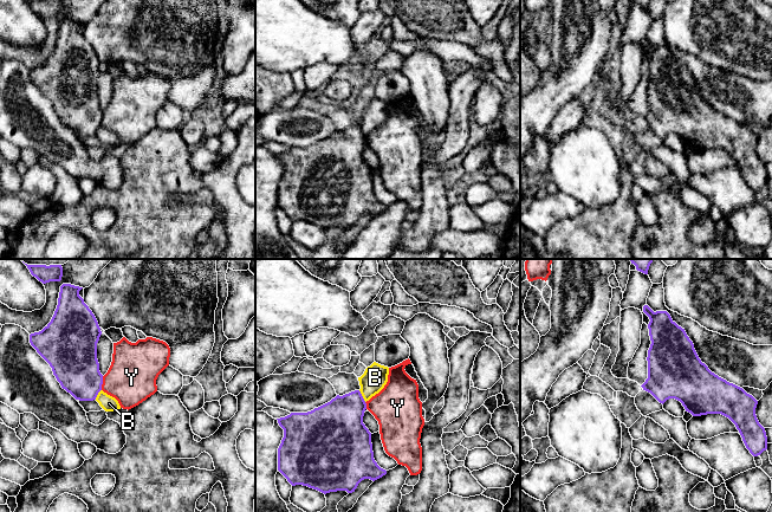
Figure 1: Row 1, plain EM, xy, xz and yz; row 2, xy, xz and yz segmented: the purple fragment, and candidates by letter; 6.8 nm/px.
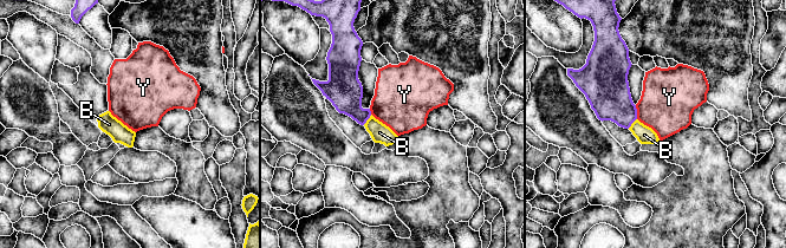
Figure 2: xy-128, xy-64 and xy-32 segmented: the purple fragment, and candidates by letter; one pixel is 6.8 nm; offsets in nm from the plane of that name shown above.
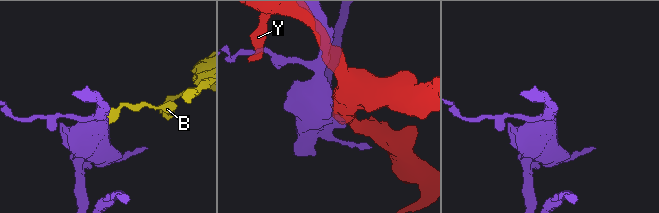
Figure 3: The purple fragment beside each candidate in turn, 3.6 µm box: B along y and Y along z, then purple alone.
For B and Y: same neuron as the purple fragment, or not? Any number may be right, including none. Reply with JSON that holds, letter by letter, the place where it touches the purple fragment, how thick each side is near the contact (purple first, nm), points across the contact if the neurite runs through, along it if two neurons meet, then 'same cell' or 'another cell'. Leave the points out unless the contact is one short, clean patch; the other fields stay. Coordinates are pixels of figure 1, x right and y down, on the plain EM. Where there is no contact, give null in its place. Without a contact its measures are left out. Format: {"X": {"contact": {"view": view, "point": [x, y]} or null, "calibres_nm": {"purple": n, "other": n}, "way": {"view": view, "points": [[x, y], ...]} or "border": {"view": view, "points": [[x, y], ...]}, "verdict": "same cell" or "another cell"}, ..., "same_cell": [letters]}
{"B": {"contact": {"view": "xz", "point": [362, 131]}, "calibres_nm": {"purple": 340, "other": 170}, "border": {"view": "xz", "points": [[358, 125], [365, 136]]}, "verdict": "another cell"}, "Y": {"contact": {"view": "xy", "point": [102, 118]}, "calibres_nm": {"purple": 320, "other": 340}, "border": {"view": "xy", "points": [[103, 111], [101, 124]]}, "verdict": "another cell"}, "same_cell": []}

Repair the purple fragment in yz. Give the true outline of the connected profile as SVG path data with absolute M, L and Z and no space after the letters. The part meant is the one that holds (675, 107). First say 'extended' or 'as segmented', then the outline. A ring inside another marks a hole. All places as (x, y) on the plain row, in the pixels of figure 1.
as segmented; M644 40L643 47L650 54L648 64L651 76L647 92L648 114L641 121L643 125L650 128L662 140L669 134L680 136L686 147L693 151L721 149L735 160L746 183L753 192L766 186L766 167L755 150L758 136L742 123L712 108L699 93L685 64L679 61L667 46L654 47Z

